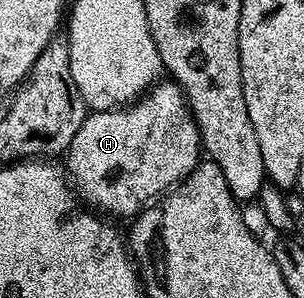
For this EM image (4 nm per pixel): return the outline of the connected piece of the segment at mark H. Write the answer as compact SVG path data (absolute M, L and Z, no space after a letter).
M160 80L129 105L115 110L93 110L85 113L82 128L78 128L78 132L74 132L74 140L70 140L67 158L66 170L70 175L71 185L89 207L113 219L131 219L145 206L163 198L169 190L179 186L202 160L200 125L196 123L180 85L171 80Z

